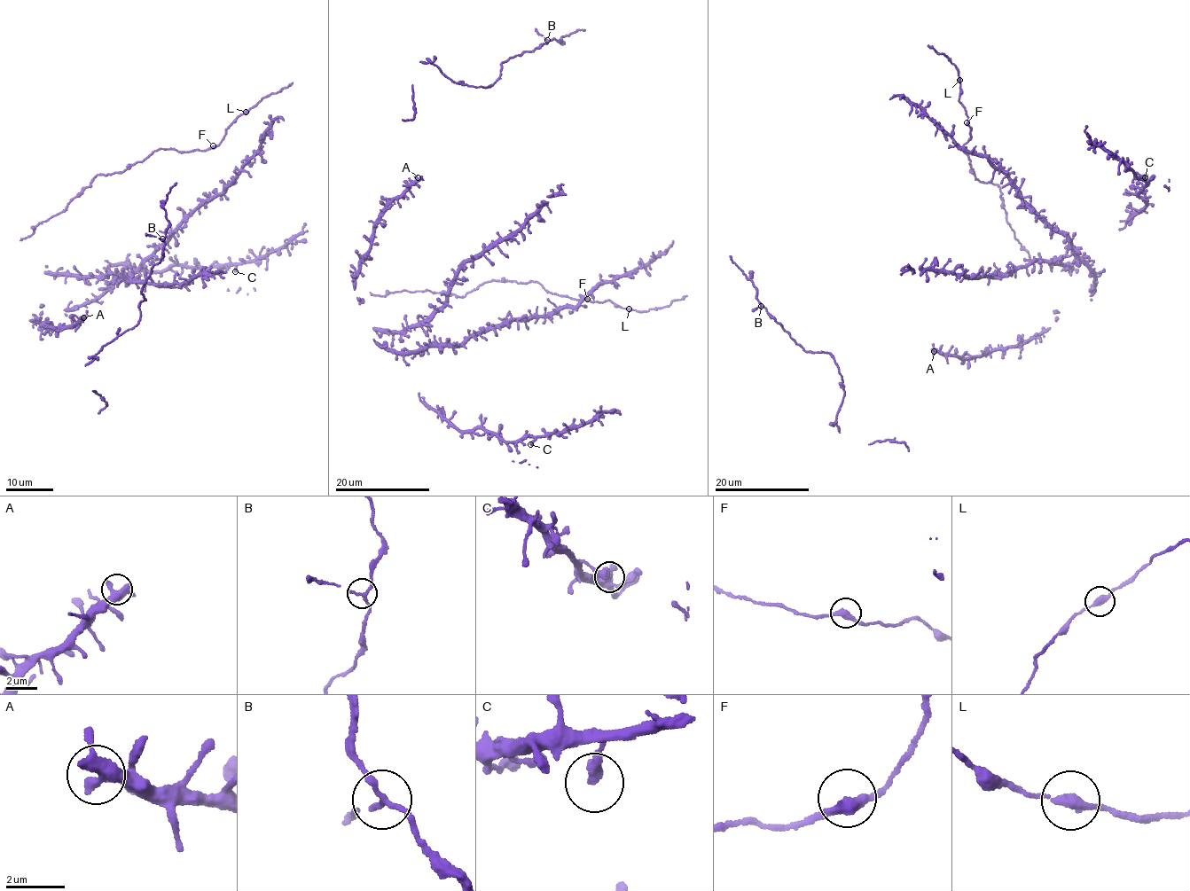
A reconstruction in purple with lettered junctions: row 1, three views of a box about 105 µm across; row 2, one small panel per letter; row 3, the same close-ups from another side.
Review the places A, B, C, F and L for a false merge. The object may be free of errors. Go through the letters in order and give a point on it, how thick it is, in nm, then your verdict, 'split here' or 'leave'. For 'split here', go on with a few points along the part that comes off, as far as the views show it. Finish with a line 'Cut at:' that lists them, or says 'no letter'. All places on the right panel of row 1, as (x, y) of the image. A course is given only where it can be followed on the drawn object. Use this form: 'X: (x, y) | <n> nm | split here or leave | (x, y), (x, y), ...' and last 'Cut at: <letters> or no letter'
A: (934, 351) | 440 nm | leave
B: (761, 306) | 190 nm | leave
C: (1145, 177) | 440 nm | leave
F: (966, 122) | 340 nm | leave
L: (959, 80) | 300 nm | leave
Cut at: no letter

